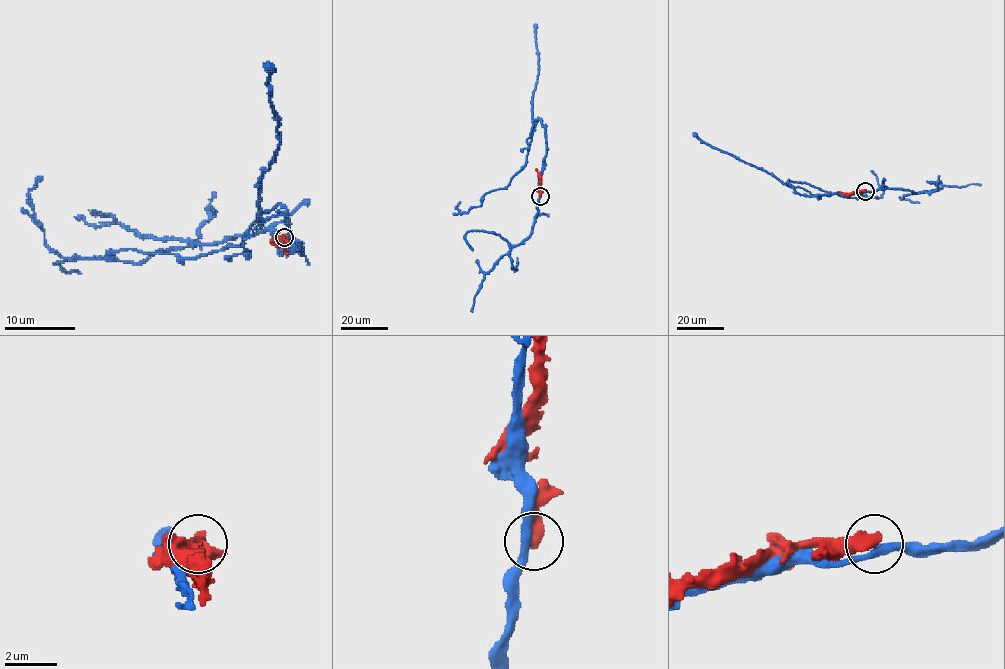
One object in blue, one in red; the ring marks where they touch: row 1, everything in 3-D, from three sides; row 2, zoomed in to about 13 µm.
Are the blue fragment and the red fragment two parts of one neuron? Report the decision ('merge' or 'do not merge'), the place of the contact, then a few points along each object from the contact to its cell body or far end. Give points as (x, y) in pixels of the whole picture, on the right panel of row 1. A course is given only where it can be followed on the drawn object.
do not merge | (865, 191) | blue via (865, 191), (806, 196), (798, 194), (788, 180), (848, 198), (861, 194), (881, 198), (883, 188), (871, 170) | red via (865, 191), (837, 192)

